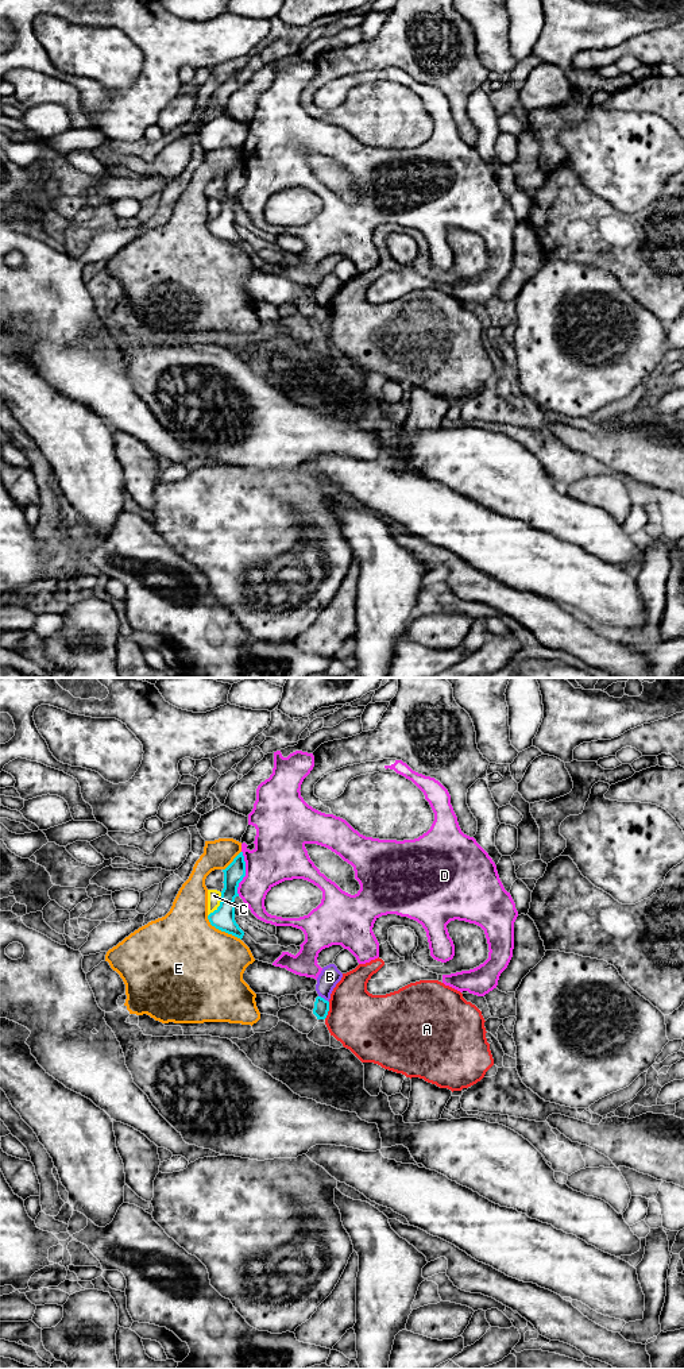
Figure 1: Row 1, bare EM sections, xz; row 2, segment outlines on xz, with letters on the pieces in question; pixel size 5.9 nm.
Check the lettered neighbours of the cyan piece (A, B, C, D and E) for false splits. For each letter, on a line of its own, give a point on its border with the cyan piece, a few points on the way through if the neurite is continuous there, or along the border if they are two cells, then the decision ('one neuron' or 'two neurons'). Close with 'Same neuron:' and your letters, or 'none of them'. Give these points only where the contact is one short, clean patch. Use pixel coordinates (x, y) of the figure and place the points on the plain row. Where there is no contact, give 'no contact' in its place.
A: contact xz (328, 319); two neurons
B: contact xz (323, 307); border xz (319, 304), (328, 311); two neurons
C: contact xz (220, 213); two neurons
D: contact xz (244, 182); two neurons
E: contact xz (221, 239); two neurons
Same neuron: none of them

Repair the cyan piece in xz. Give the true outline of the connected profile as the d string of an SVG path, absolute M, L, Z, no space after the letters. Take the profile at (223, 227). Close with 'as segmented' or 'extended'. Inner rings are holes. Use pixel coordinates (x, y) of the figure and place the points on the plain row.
M240 161L233 170L223 178L224 181L224 197L221 200L220 215L208 224L212 235L216 238L232 243L237 247L243 247L244 240L235 230L235 207L239 205L239 192L246 185L246 170L243 161Z; as segmented

